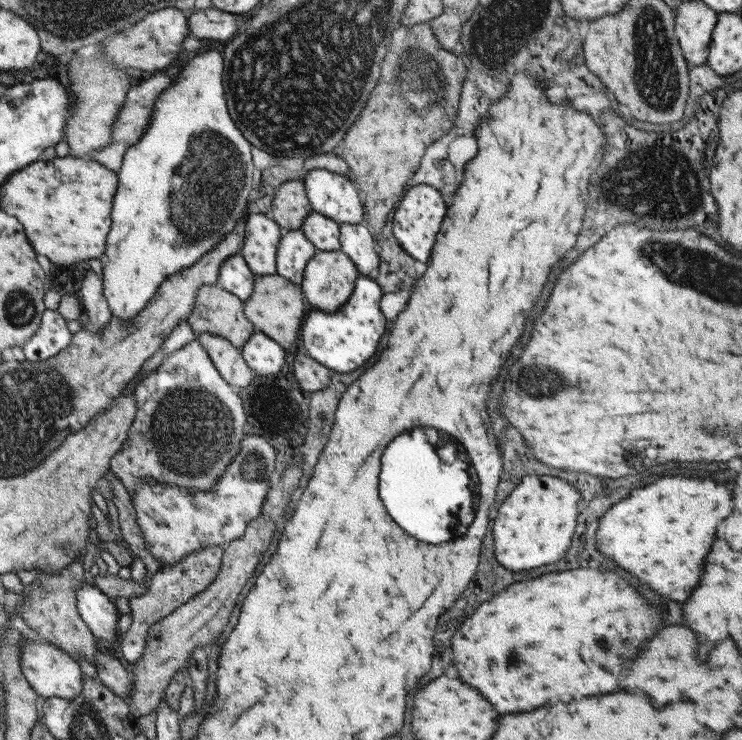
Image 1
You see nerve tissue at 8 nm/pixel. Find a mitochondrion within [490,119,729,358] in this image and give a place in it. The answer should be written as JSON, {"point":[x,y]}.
{"point":[640,194]}

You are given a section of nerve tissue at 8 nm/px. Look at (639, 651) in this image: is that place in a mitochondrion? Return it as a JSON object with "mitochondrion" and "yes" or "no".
{"mitochondrion":"no"}

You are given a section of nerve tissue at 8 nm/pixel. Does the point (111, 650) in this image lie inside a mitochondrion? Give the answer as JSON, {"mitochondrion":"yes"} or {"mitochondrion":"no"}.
{"mitochondrion":"no"}

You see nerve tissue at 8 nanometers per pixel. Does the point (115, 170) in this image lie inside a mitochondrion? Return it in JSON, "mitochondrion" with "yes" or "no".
{"mitochondrion":"no"}

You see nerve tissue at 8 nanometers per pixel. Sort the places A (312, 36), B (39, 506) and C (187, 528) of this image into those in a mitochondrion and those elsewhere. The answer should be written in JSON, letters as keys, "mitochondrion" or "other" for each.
{"A":"mitochondrion","B":"other","C":"other"}

